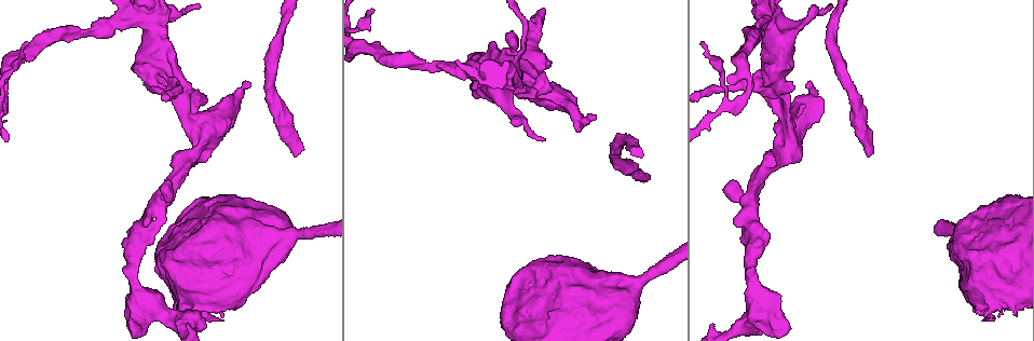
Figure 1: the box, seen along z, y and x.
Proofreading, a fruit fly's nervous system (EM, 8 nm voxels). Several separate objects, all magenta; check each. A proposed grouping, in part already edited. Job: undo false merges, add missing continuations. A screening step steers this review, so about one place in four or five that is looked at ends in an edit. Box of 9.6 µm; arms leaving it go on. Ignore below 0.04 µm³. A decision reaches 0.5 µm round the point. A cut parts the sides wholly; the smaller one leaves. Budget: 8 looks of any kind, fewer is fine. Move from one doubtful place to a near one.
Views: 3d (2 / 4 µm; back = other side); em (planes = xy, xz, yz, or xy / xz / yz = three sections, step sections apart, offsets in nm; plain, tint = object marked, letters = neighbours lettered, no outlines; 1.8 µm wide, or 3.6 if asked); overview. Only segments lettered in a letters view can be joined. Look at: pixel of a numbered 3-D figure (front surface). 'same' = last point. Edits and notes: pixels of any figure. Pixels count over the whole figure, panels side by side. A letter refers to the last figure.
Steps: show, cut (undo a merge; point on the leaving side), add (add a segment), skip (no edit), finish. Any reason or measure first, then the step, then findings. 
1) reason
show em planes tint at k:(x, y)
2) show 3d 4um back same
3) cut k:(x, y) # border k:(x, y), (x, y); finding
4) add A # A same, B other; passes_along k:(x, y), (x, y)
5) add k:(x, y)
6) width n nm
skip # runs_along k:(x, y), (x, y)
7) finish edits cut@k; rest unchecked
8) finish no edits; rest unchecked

an open end
show 3d 2um at 1:(869, 155)

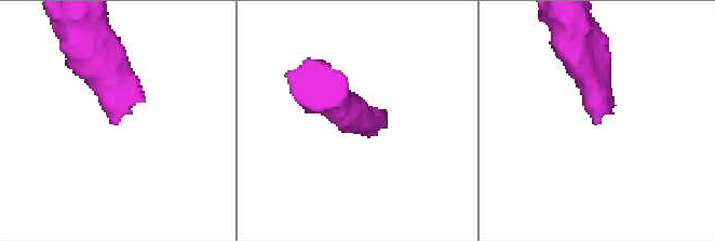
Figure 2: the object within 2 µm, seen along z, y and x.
shape alone is not enough
show em planes letters at 2:(593, 123)

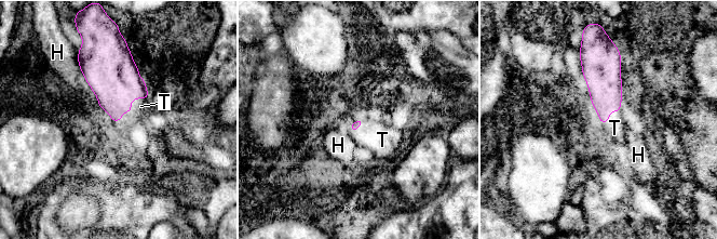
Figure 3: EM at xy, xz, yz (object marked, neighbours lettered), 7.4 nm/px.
add T # H other, T same; it goes on there

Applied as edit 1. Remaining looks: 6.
redraw
show overview

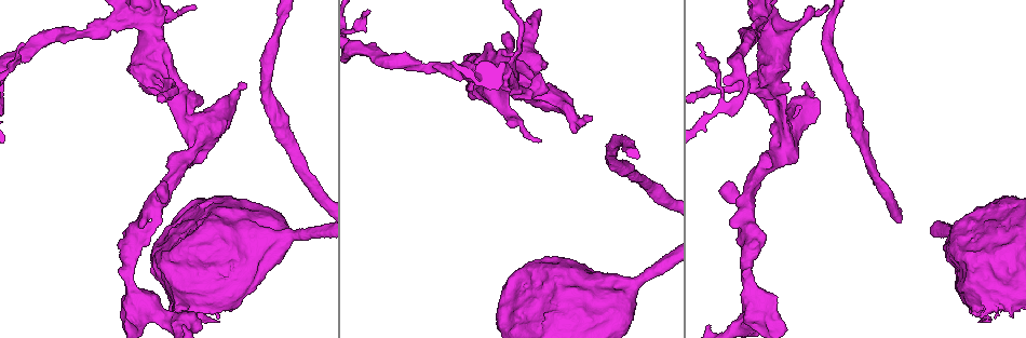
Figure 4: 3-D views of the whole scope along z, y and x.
an open end
show 3d 4um back at 4:(244, 85)

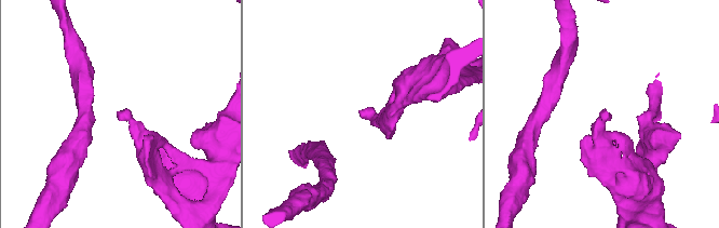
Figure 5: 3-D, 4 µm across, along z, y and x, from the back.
now the EM
show em planes plain at 5:(362, 111)

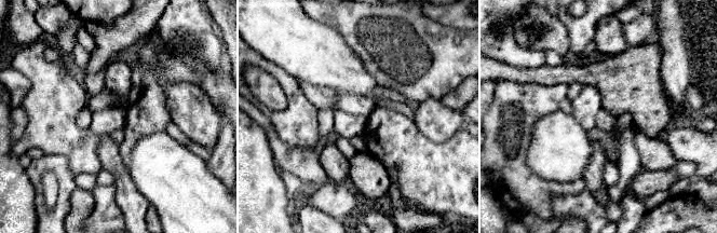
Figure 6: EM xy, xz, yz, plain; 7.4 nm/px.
what lies round it
show em planes letters same

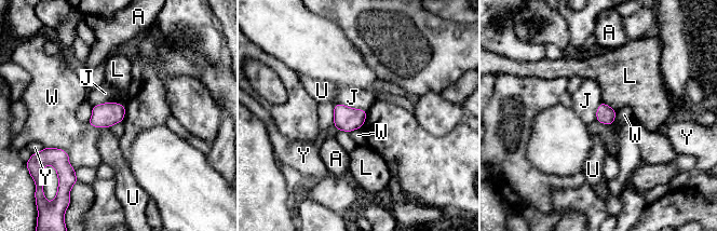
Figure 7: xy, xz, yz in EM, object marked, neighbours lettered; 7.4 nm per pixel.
width 140 nm
skip # A other, J other, L other, U other, W other, Y other; border 7:(124, 105), (100, 103), (92, 107); no lettered segment goes on from it

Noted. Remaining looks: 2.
sudden change in width
show em planes plain at 4:(51, 32)

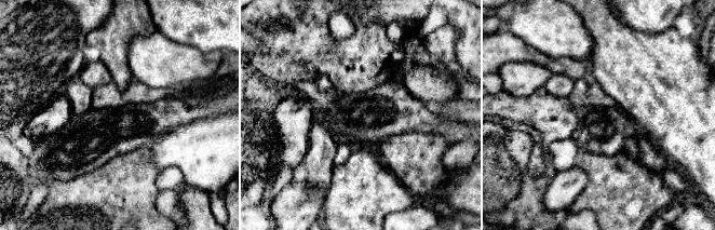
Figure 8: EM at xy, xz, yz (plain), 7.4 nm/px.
what lies round it
show em planes letters same

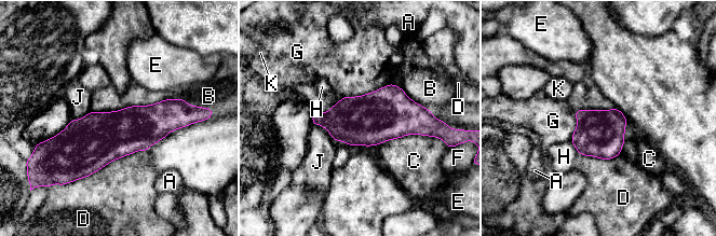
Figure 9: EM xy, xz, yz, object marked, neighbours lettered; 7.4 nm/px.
cut 9:(392, 114) # A other, B other, C other, D other, E other, F other, G other, H other, J other, K other; two cells meet here

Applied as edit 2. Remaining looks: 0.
finish edits add@3, cut@9; rest unchecked

